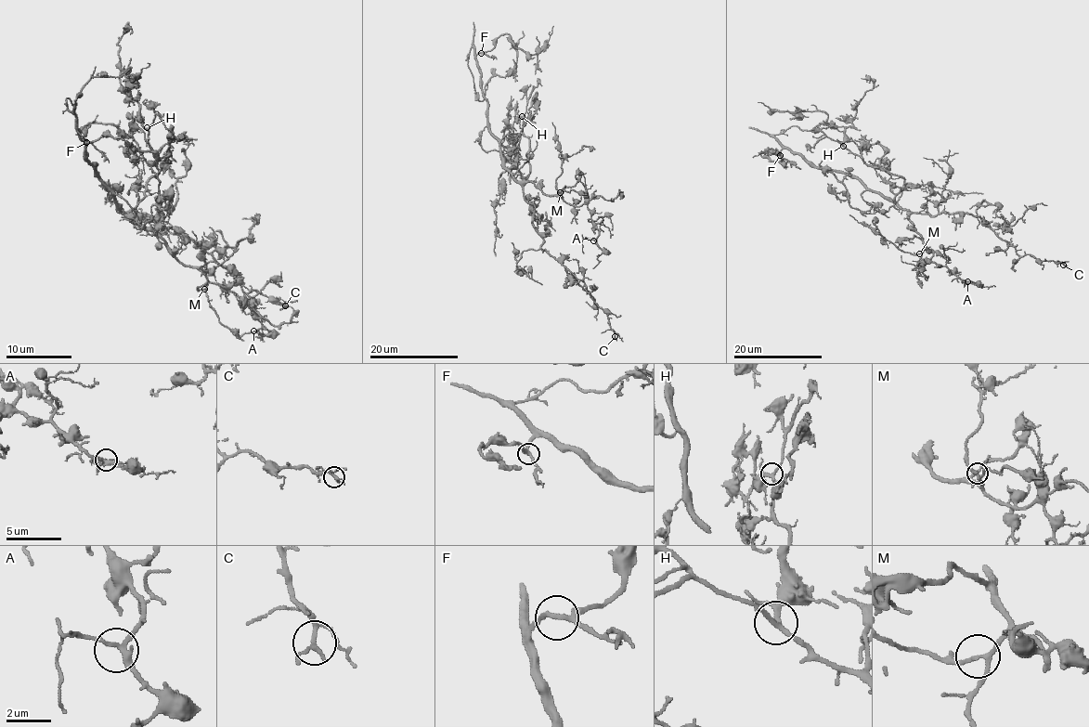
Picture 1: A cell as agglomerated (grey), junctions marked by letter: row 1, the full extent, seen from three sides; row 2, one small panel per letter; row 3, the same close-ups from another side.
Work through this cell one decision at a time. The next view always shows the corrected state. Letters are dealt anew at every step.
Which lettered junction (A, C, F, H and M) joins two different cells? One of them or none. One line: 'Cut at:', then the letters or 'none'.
Cut at: none

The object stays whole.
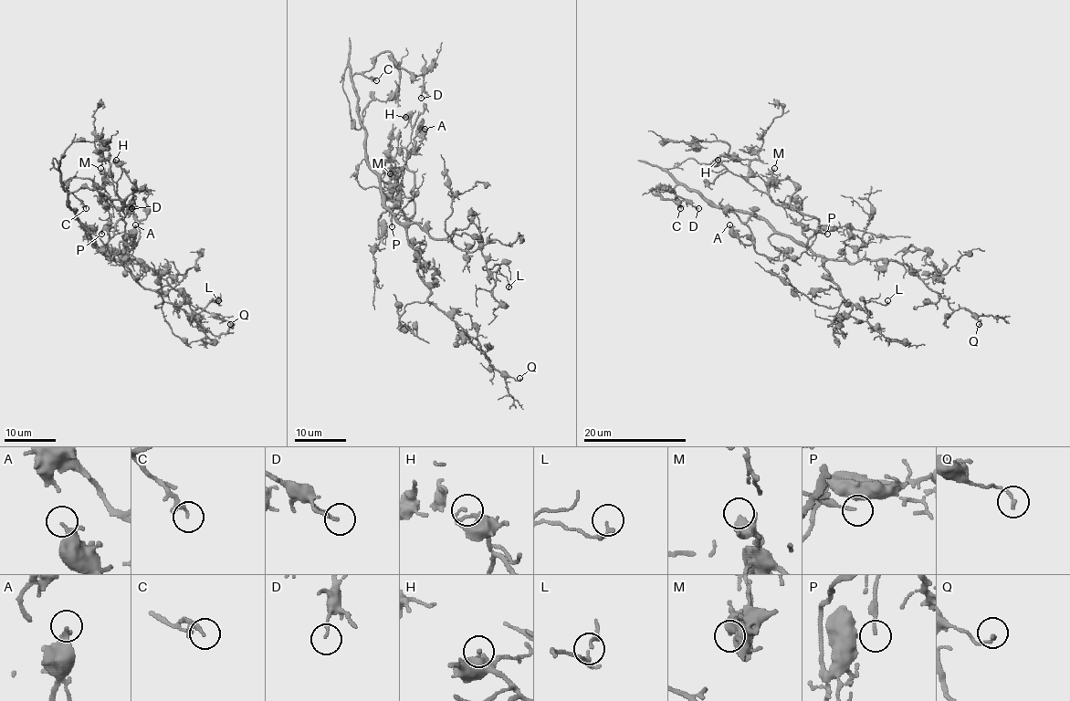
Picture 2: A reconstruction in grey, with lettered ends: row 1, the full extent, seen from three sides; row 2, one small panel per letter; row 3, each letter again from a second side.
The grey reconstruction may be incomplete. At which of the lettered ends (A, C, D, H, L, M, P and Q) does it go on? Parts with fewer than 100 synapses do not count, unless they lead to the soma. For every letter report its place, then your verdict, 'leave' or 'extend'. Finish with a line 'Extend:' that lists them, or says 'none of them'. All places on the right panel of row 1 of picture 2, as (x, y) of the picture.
A: at (729, 224); leave
C: at (680, 208); leave
D: at (698, 208); leave
H: at (718, 160); leave
L: at (887, 300); leave
M: at (774, 168); leave
P: at (827, 234); leave
Q: at (979, 324); leave
Extend: none of them

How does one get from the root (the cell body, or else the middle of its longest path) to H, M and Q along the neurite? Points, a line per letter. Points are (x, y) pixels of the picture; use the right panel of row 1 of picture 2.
H: (771, 228), (791, 235), (807, 246), (799, 205), (797, 209), (778, 205), (765, 193), (718, 164), (718, 160)
M: (771, 228), (791, 235), (807, 246), (799, 205), (797, 209), (778, 205), (769, 195), (768, 180), (774, 168)
Q: (771, 228), (828, 259), (905, 263), (951, 308), (967, 308), (980, 319), (979, 324)

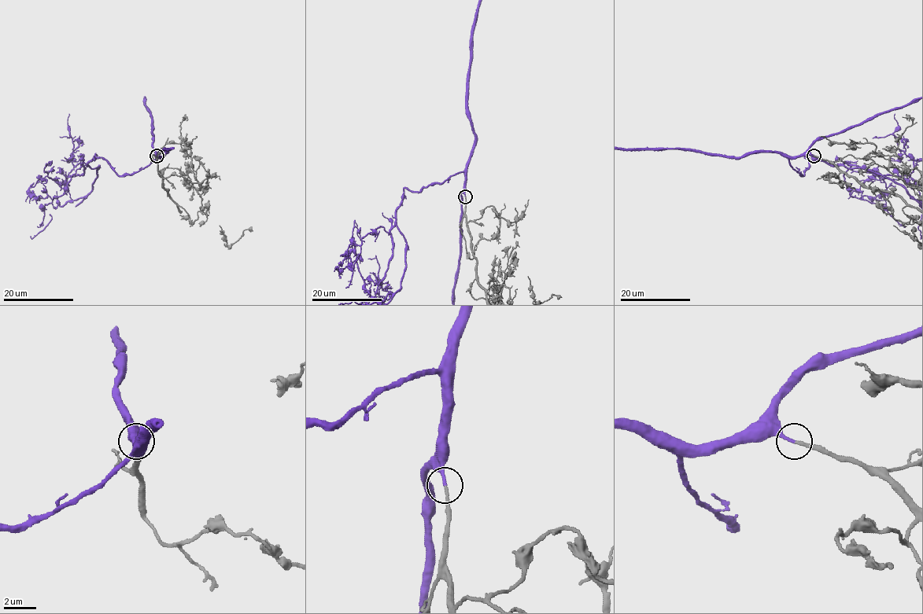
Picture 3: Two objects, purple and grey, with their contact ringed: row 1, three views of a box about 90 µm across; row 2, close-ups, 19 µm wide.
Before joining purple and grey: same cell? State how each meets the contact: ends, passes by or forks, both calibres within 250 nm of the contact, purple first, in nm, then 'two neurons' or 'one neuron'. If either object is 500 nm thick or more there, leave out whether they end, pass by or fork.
purple ends; grey ends; calibres 180 and 170 nm; one neuron

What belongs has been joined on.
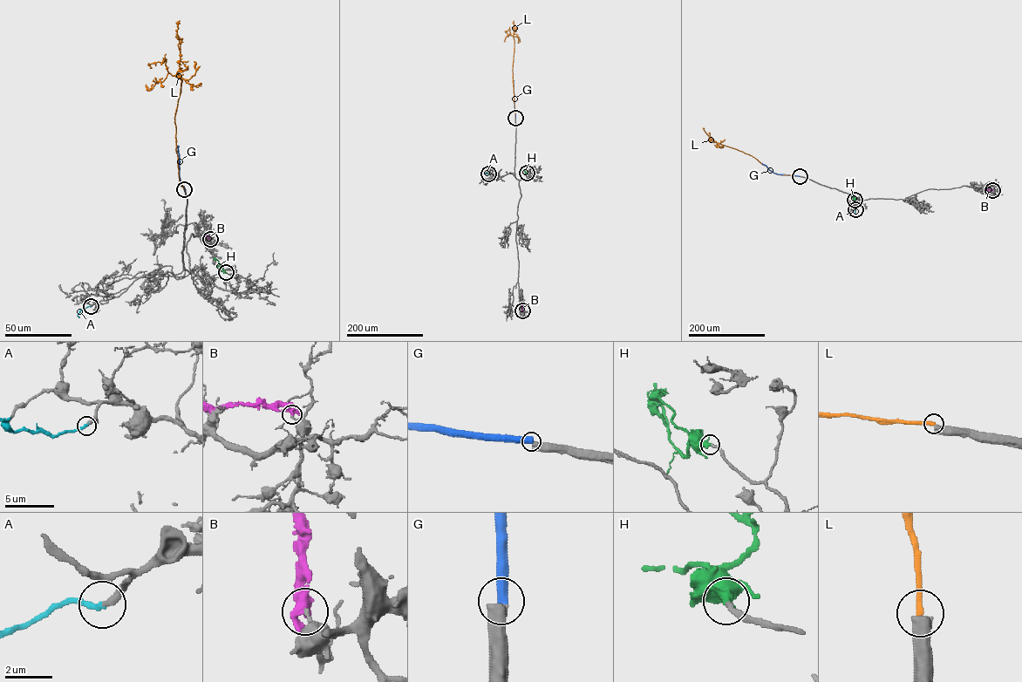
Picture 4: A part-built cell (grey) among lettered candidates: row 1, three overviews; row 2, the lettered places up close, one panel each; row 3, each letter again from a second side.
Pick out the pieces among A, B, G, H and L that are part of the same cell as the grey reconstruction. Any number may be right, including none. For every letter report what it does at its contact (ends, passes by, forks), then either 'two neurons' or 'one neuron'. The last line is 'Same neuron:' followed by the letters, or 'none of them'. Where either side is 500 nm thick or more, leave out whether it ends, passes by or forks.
A: it ends; one neuron
B: it passes by; two neurons
G: two neurons
H: it ends; one neuron
L: two neurons
Same neuron: A, H

